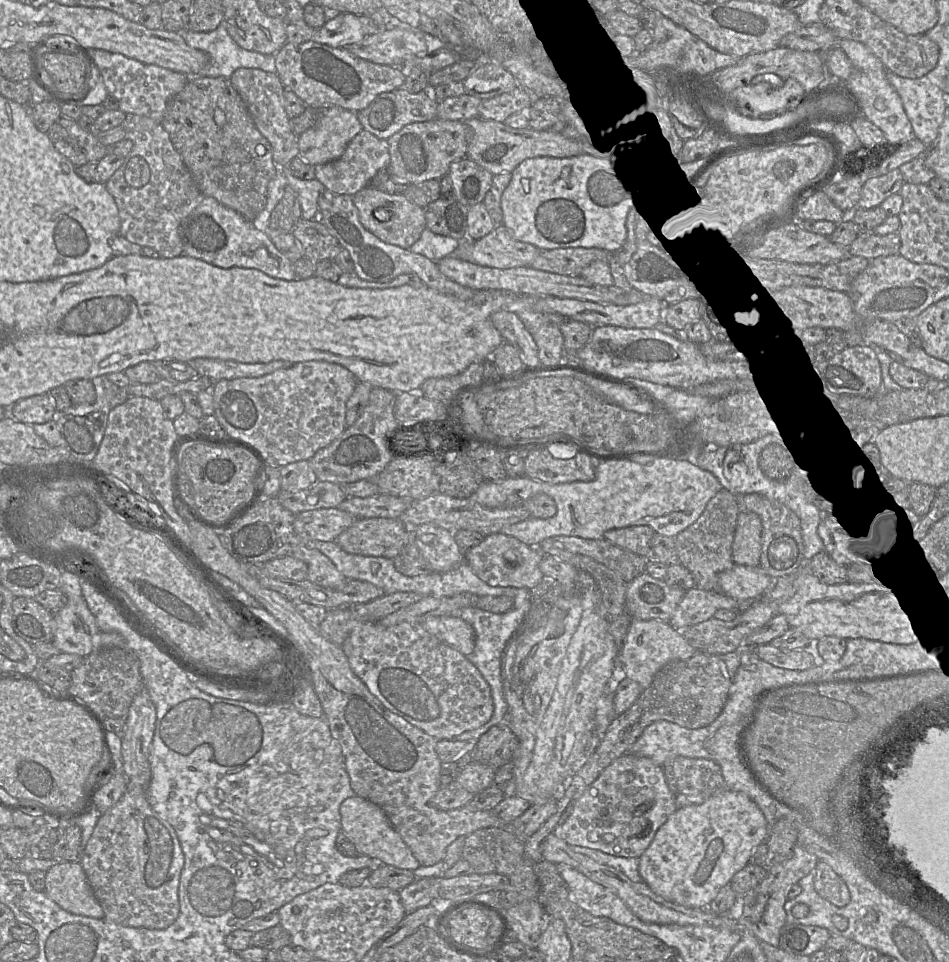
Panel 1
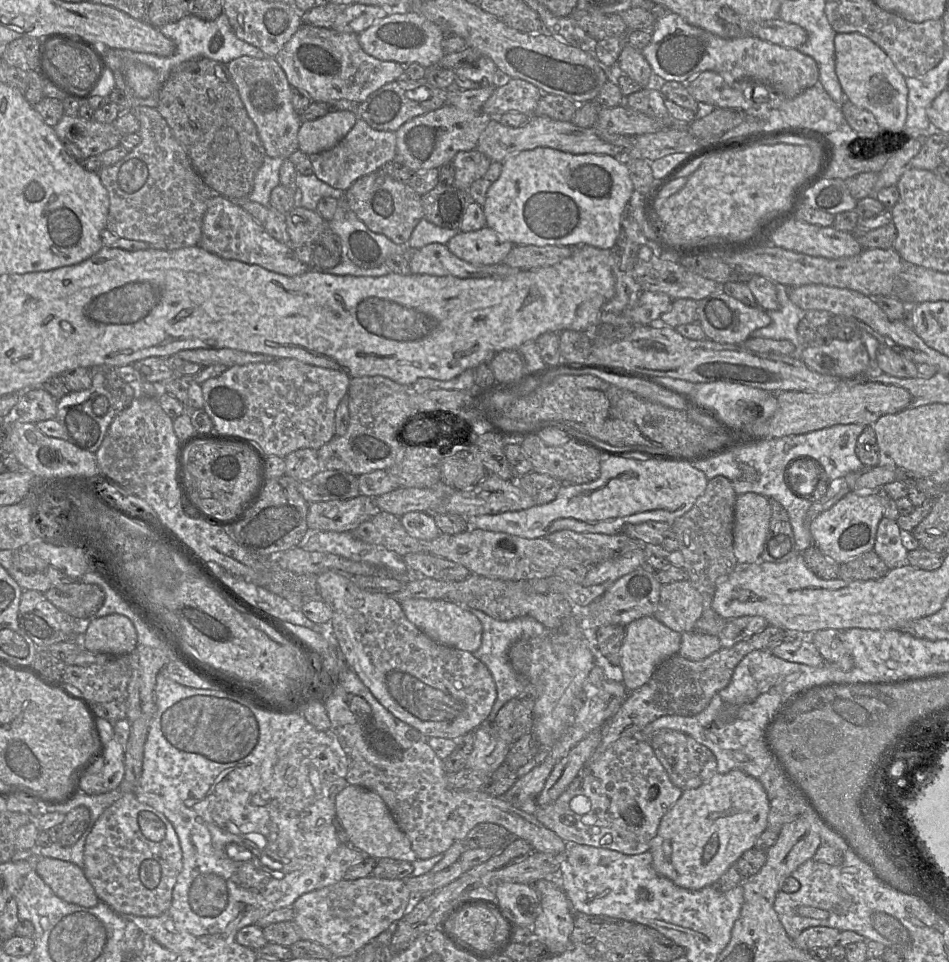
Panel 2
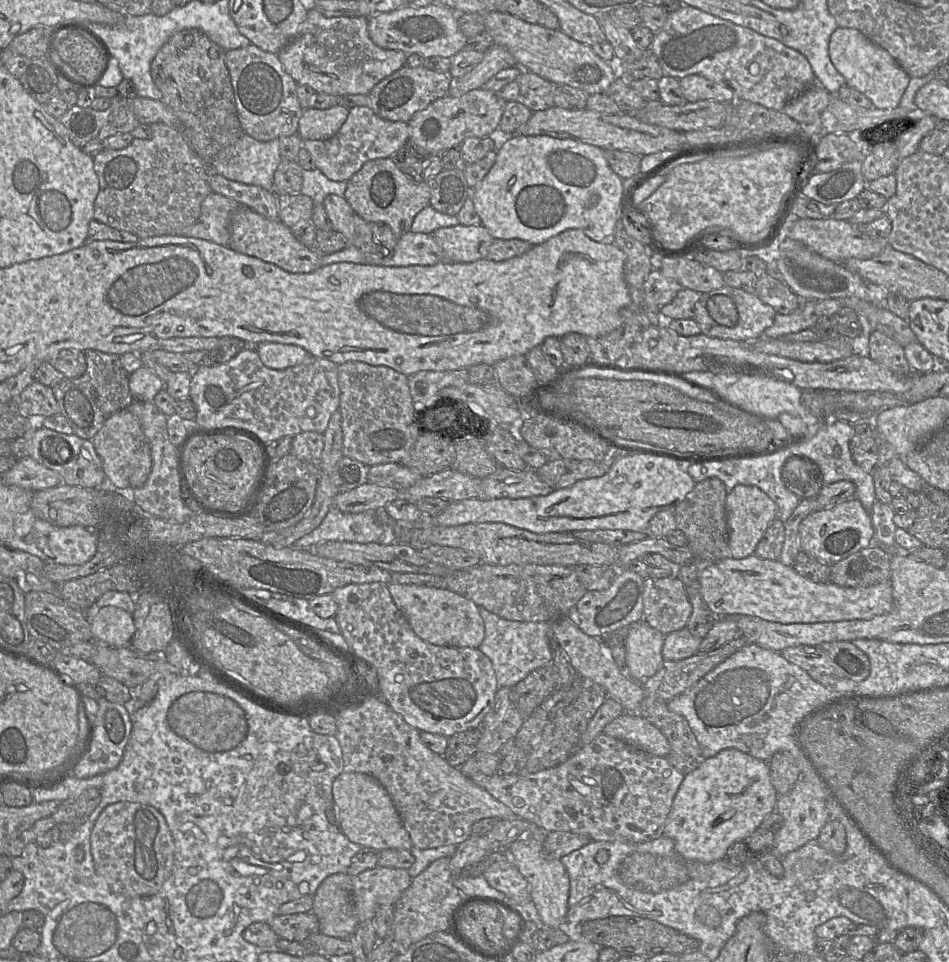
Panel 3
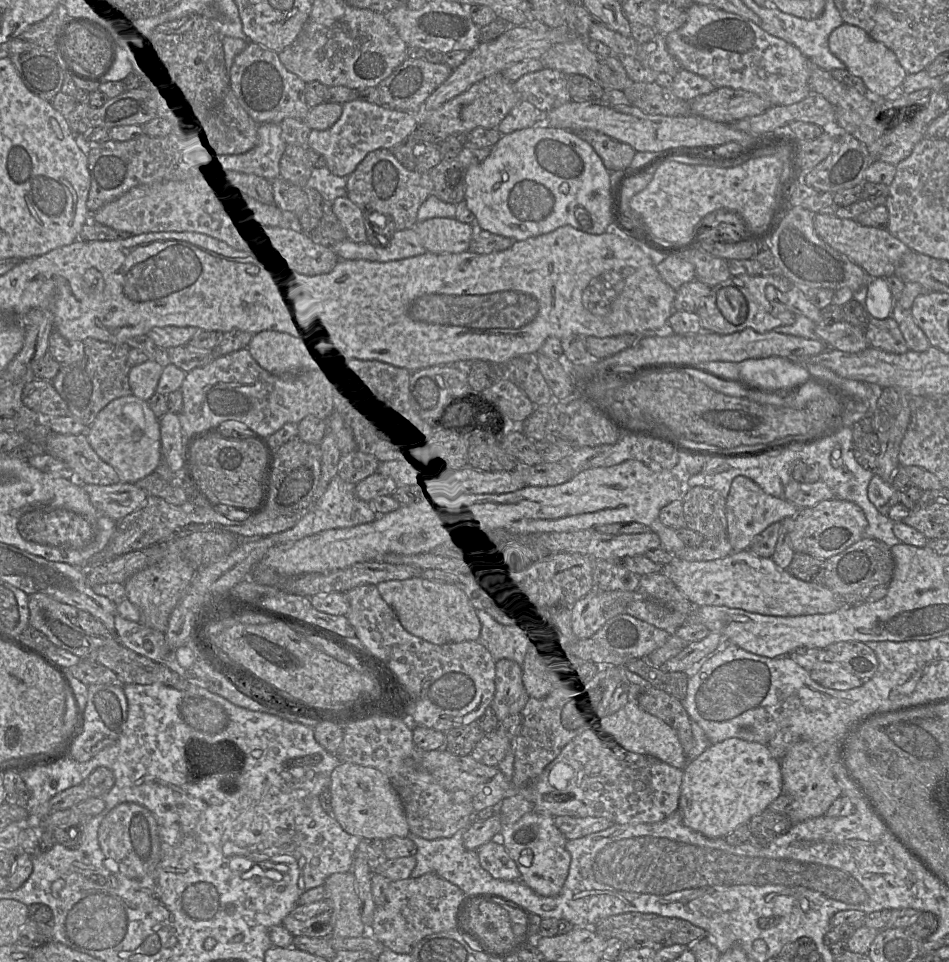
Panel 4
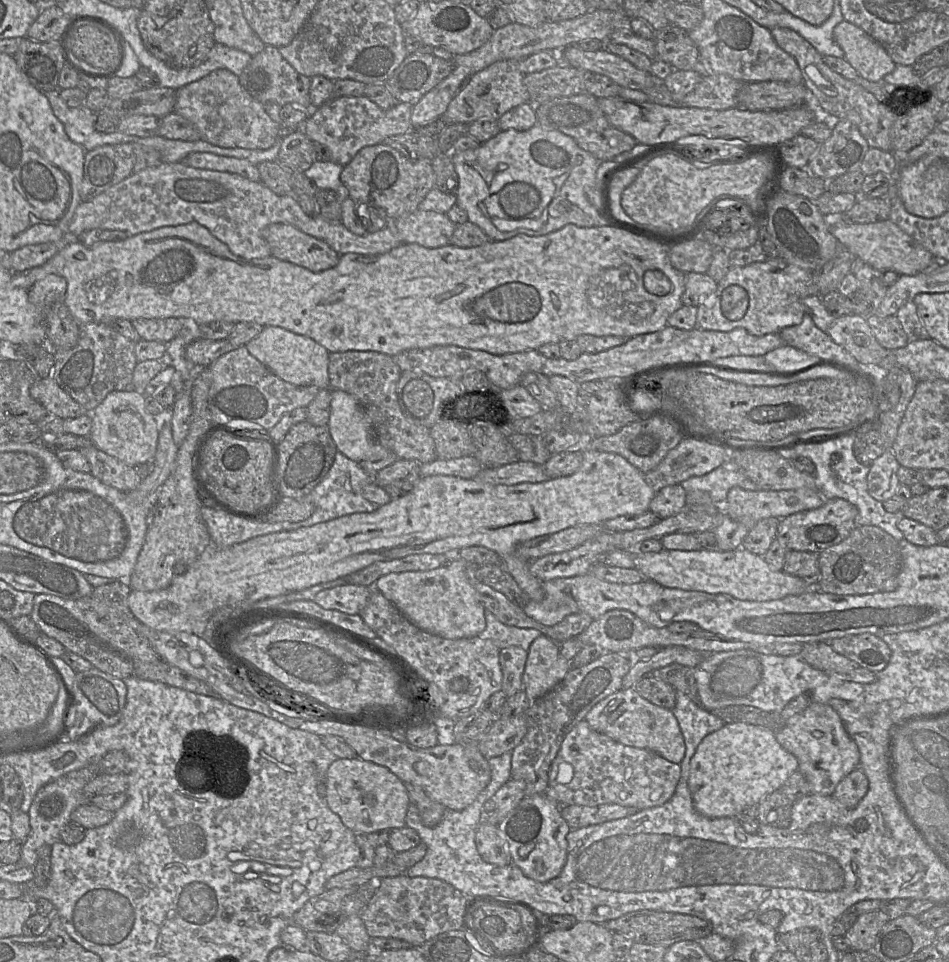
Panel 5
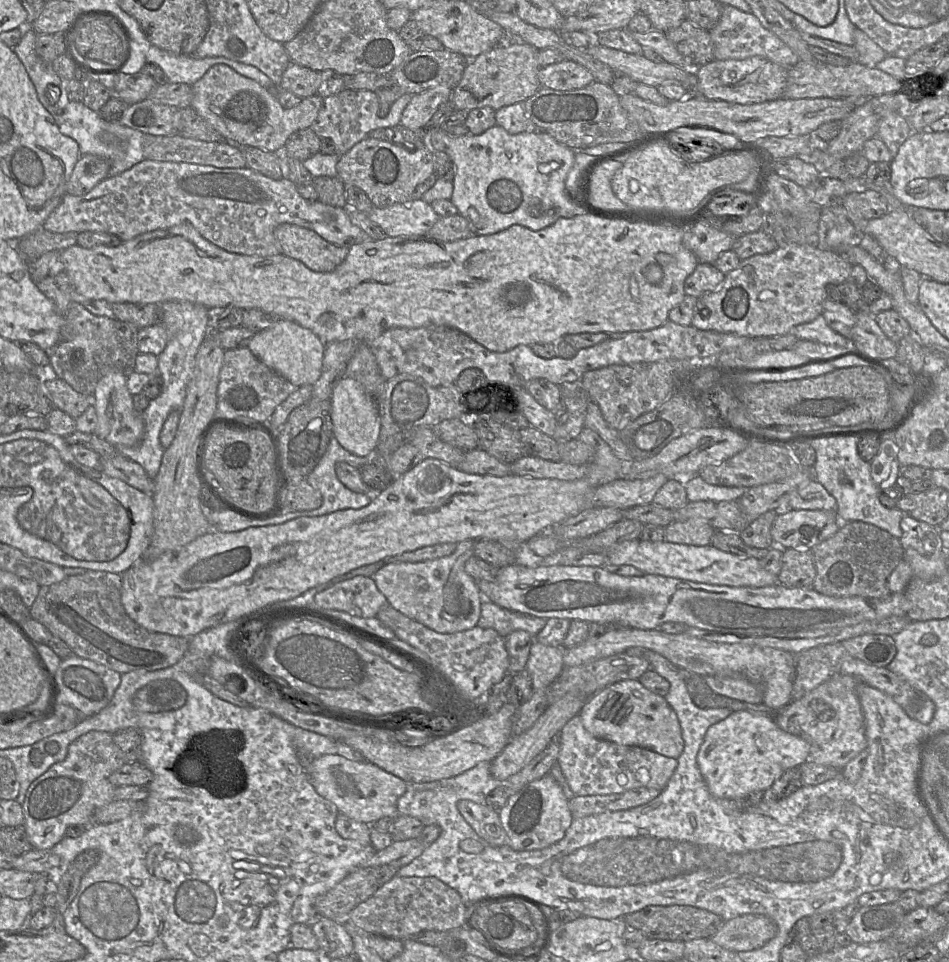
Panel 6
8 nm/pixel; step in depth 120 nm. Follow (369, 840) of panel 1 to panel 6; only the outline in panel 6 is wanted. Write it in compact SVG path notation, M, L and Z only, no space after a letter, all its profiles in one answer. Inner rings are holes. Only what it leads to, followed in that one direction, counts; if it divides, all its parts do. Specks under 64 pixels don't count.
M339 754L322 755L314 759L308 767L308 775L316 792L331 801L349 818L372 825L383 817L395 819L399 813L397 801L407 789L401 778L368 762L354 762Z

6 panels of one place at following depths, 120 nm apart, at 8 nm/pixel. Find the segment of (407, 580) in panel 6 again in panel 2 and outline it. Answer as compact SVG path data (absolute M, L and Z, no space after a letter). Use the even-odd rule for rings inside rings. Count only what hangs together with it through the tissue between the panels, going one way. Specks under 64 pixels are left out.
M414 598L403 600L400 605L406 618L419 631L441 645L474 653L482 643L482 624L467 608L445 600Z

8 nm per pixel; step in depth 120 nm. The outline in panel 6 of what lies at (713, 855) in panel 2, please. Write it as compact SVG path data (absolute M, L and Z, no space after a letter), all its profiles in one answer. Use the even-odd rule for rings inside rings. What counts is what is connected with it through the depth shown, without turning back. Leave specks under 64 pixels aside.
M738 711L707 730L697 764L714 797L737 800L752 792L767 790L785 771L807 762L809 754L810 745L783 731L773 717Z

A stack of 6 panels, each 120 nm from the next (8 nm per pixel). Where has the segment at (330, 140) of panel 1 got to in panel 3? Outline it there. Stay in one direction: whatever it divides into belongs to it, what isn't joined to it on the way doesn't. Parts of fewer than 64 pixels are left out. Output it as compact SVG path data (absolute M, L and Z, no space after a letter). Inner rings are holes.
M343 106L306 109L299 120L297 133L303 141L329 139L339 131L348 112L349 109Z

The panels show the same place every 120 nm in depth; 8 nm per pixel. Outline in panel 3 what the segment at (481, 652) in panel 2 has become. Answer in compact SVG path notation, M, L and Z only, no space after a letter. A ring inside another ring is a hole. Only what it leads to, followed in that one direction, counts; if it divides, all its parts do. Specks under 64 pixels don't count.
M479 608L484 622L484 640L478 649L492 662L498 688L513 688L532 671L552 664L550 623L509 621Z

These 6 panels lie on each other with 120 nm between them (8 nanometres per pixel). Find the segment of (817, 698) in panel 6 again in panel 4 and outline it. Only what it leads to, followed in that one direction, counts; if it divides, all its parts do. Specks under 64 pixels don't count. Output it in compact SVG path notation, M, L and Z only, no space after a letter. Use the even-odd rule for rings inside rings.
M799 741L789 748L780 760L780 764L782 793L790 798L788 817L792 825L825 815L832 803L840 796L840 787L815 748L807 741Z

